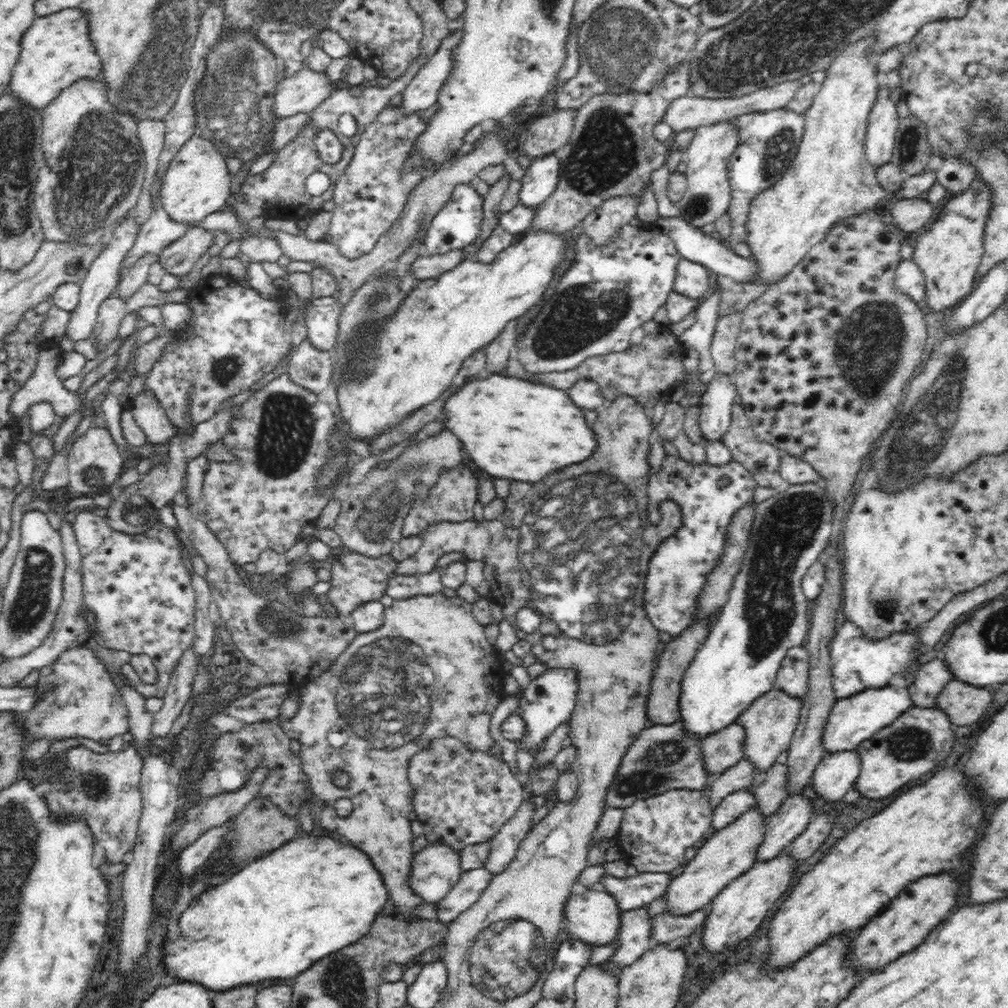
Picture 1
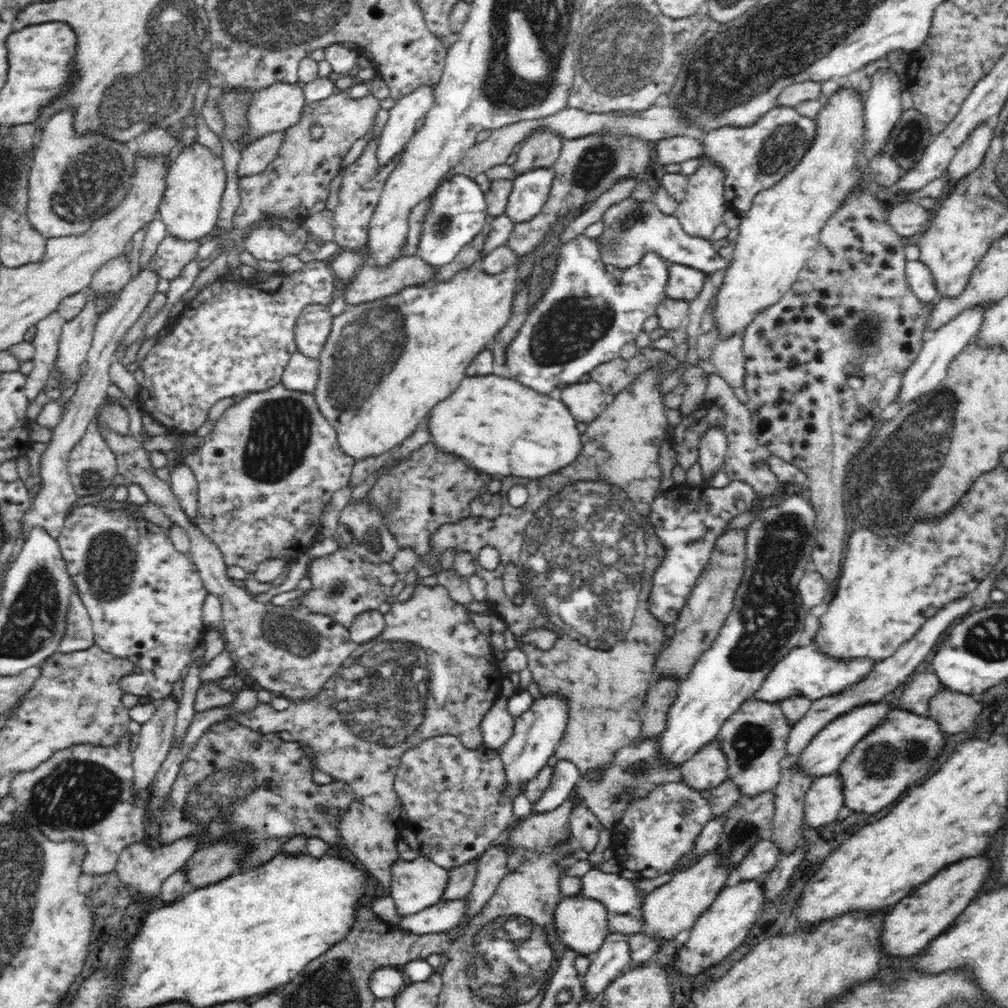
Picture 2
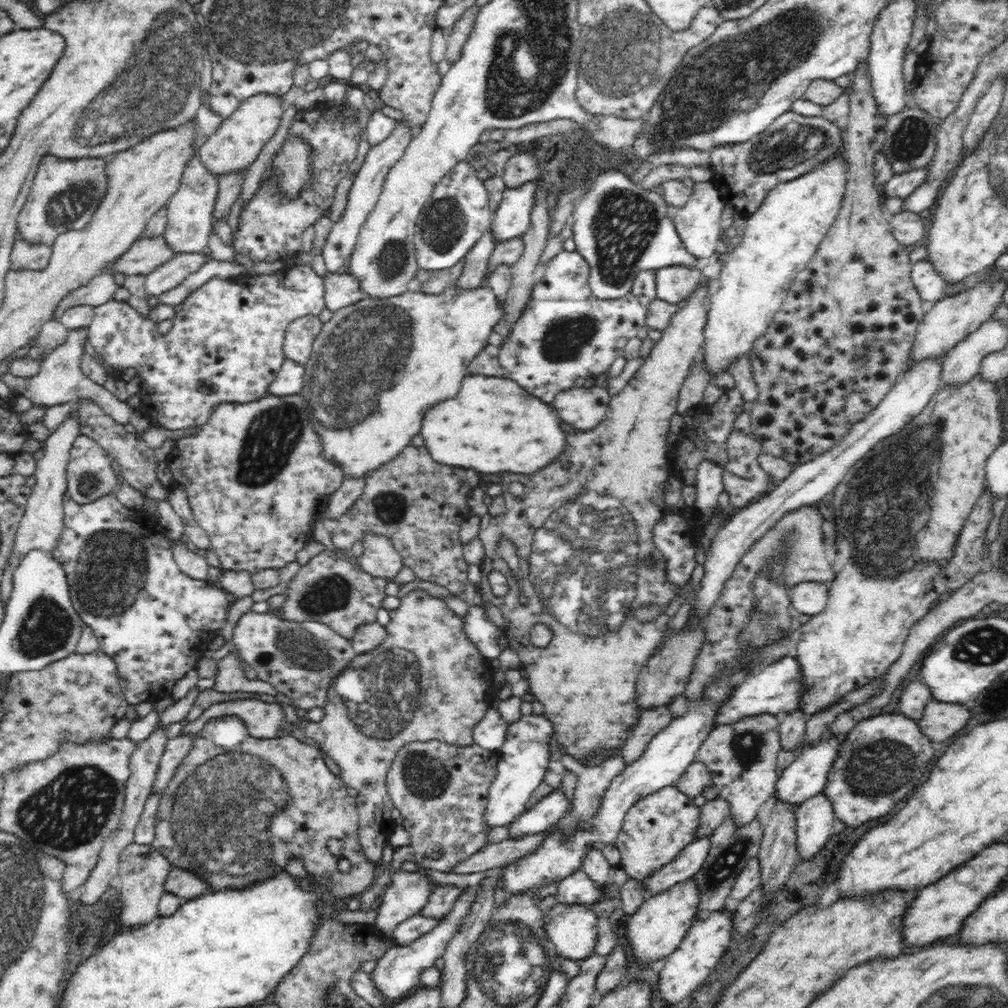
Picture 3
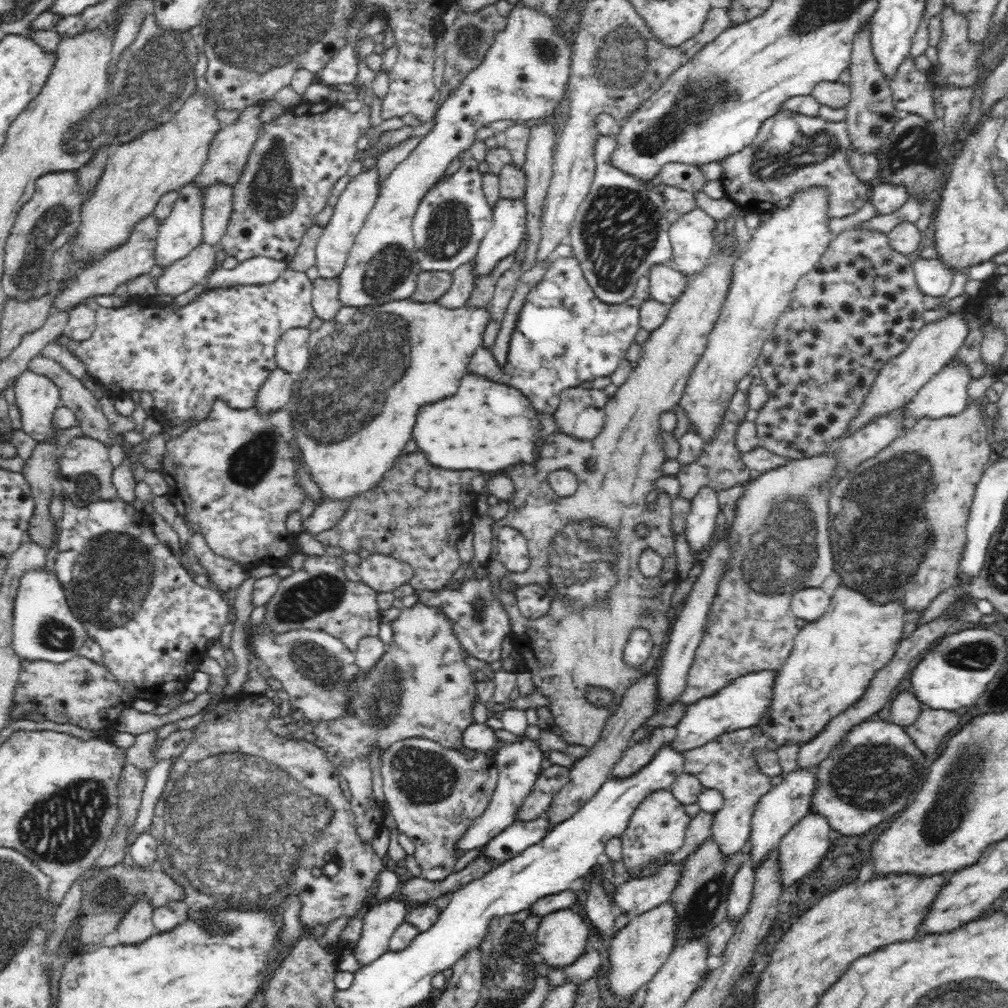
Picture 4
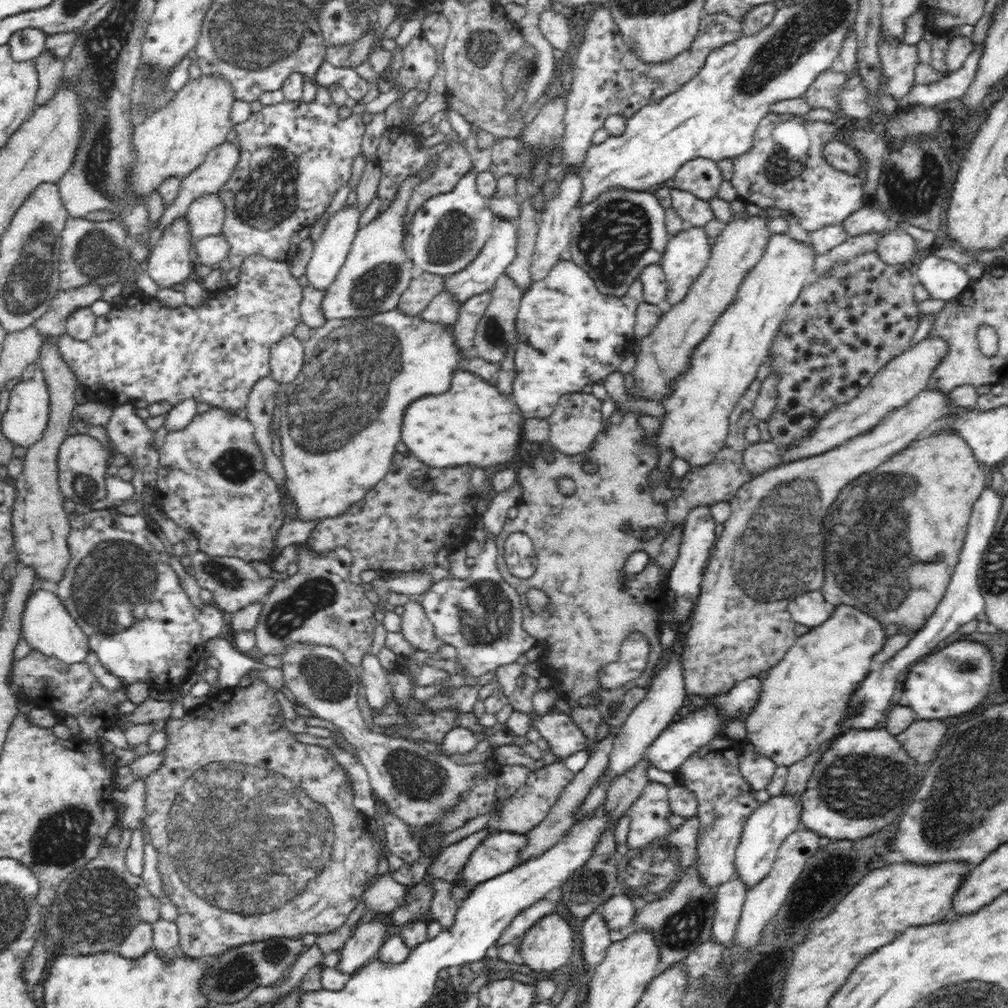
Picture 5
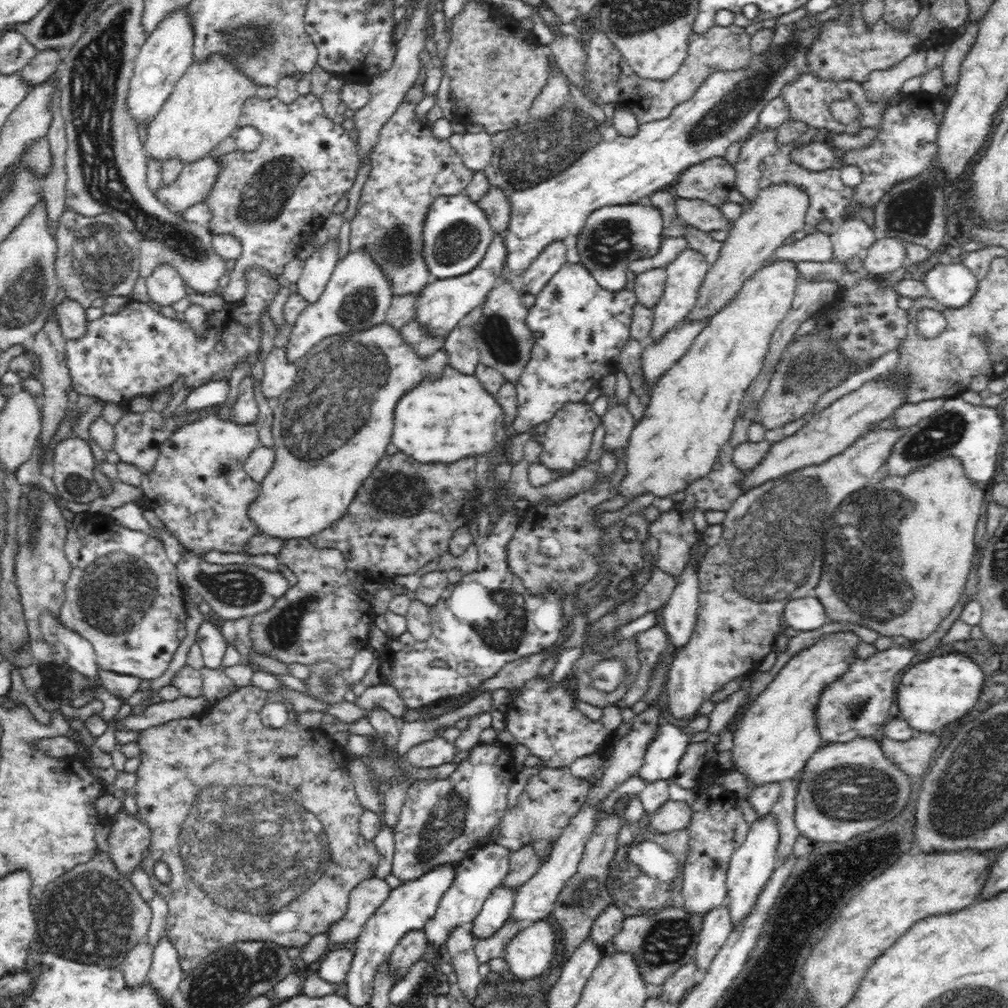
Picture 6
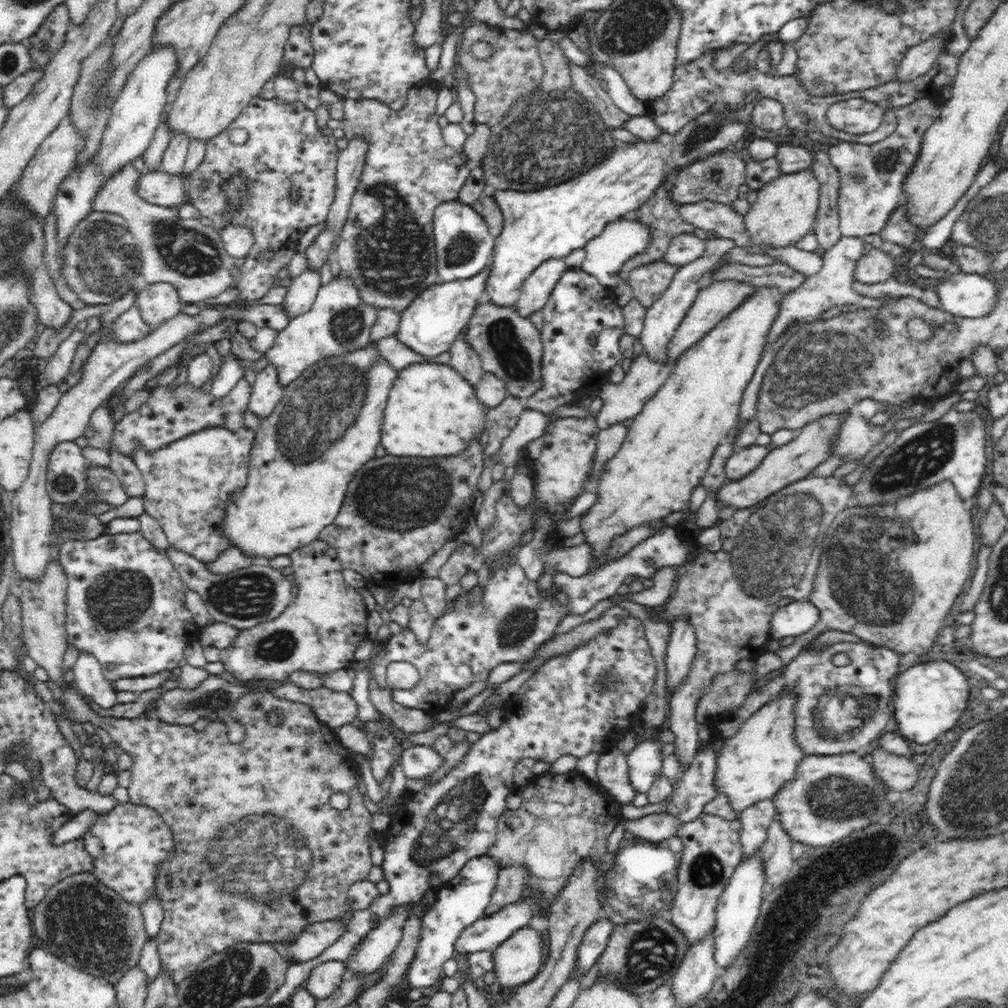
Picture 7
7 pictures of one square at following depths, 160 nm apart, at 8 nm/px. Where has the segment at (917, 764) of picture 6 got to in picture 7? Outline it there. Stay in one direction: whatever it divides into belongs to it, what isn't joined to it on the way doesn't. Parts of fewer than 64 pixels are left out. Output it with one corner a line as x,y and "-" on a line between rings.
882,747
873,749
869,755
873,772
888,790
901,793
916,784
920,768
910,758
890,754

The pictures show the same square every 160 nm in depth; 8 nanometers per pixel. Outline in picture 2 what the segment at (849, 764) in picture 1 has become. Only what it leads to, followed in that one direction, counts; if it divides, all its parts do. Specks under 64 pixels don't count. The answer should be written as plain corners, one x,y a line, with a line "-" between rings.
840,774
812,781
804,800
803,822
815,830
834,822
843,806
842,779

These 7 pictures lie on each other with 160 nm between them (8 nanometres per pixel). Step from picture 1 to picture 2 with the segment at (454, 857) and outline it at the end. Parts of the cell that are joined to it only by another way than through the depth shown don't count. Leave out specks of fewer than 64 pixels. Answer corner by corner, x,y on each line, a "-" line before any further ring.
419,855
414,861
396,860
390,866
390,886
388,895
392,897
396,914
402,918
442,901
444,886
448,882
448,869

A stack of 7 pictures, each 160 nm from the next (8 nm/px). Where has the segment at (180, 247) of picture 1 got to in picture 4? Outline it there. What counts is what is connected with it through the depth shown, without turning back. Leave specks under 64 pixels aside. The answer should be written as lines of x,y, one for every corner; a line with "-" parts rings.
153,214
145,216
144,219
138,220
134,225
133,232
120,247
116,247
112,251
106,252
97,263
87,266
80,270
80,274
72,282
66,282
65,287
62,288
60,294
53,300
51,310
58,312
58,310
73,309
87,302
90,297
113,295
113,292
121,284
125,284
131,278
140,276
141,274
148,274
154,266
156,266
156,259
154,259
154,250
157,242
159,232
160,220

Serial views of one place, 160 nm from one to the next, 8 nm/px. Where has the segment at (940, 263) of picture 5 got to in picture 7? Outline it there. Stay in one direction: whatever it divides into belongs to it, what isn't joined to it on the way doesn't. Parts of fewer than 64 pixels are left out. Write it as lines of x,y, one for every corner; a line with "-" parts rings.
955,273
947,281
934,288
940,297
941,308
960,318
980,318
990,314
997,304
1000,304
1000,293
995,285
995,279
988,279
974,273

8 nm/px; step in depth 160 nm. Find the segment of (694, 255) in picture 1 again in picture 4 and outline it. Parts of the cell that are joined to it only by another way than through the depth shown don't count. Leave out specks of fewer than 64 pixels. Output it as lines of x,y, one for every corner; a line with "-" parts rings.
598,136
590,192
578,207
567,239
587,283
596,297
608,304
621,304
630,299
638,279
646,277
650,267
669,264
673,258
668,204
660,189
648,189
643,181
622,172
612,163
616,146
615,137

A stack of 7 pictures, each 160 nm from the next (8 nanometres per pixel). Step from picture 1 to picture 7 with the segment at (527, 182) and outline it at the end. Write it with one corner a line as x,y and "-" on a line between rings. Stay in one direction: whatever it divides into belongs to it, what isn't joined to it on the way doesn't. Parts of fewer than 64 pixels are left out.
490,264
481,273
466,280
455,280
447,283
438,283
429,286
426,292
422,292
408,308
400,313
398,320
398,330
394,337
398,342
414,351
414,353
424,357
424,362
434,362
439,354
446,352
457,339
457,336
465,330
465,327
472,318
476,307
485,300
486,279
490,276

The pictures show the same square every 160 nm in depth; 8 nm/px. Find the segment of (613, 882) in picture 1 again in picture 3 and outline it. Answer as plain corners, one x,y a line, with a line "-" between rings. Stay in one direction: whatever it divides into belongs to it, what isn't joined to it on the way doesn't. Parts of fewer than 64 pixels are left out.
580,870
558,883
554,899
557,903
591,906
594,902
600,902
604,895
605,889
598,887
583,870

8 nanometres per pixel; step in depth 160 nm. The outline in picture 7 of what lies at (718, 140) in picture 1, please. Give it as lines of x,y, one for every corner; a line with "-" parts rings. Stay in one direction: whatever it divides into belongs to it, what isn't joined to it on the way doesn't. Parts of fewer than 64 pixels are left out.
716,242
708,245
705,253
698,257
694,262
687,265
681,265
679,271
674,275
674,278
669,282
667,290
660,300
656,300
654,305
647,308
643,329
637,339
637,348
639,352
644,352
654,361
666,362
667,353
669,352
669,342
674,336
676,329
685,318
686,312
694,305
699,294
698,280
704,276
706,270
710,270
722,260
723,256
718,254

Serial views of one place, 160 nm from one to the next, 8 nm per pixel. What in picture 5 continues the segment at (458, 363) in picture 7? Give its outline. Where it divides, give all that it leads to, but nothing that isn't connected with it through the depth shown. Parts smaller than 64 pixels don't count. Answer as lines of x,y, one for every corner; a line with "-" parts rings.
480,294
472,300
461,304
455,324
452,326
452,333
456,339
457,347
461,350
461,361
474,356
474,337
480,319
486,312
491,302
492,294

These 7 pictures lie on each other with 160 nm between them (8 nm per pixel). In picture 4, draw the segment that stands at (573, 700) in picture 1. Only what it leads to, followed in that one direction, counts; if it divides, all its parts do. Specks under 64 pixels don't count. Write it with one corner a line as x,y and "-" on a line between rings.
524,738
522,742
508,744
508,746
504,746
504,748
500,747
500,750
497,751
498,756
496,756
496,766
498,766
498,782
496,788
491,796
490,804
487,804
487,809
482,815
474,820
468,827
466,834
461,836
460,842
457,843
457,847
460,849
462,855
470,850
482,848
483,845
488,844
496,835
500,834
514,822
517,810
525,802
525,798
529,792
533,790
533,786
537,782
538,776
540,776
540,770
546,770
546,768
540,768
540,762
544,762
542,756
544,756
545,753
540,752
538,742
532,742
532,740
528,740
528,738

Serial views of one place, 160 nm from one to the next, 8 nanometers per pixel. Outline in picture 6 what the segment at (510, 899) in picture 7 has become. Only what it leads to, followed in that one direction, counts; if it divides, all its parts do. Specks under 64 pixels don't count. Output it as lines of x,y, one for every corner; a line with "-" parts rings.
532,845
523,846
520,850
510,853
508,872
502,884
520,888
538,872
539,868
540,857
532,849

